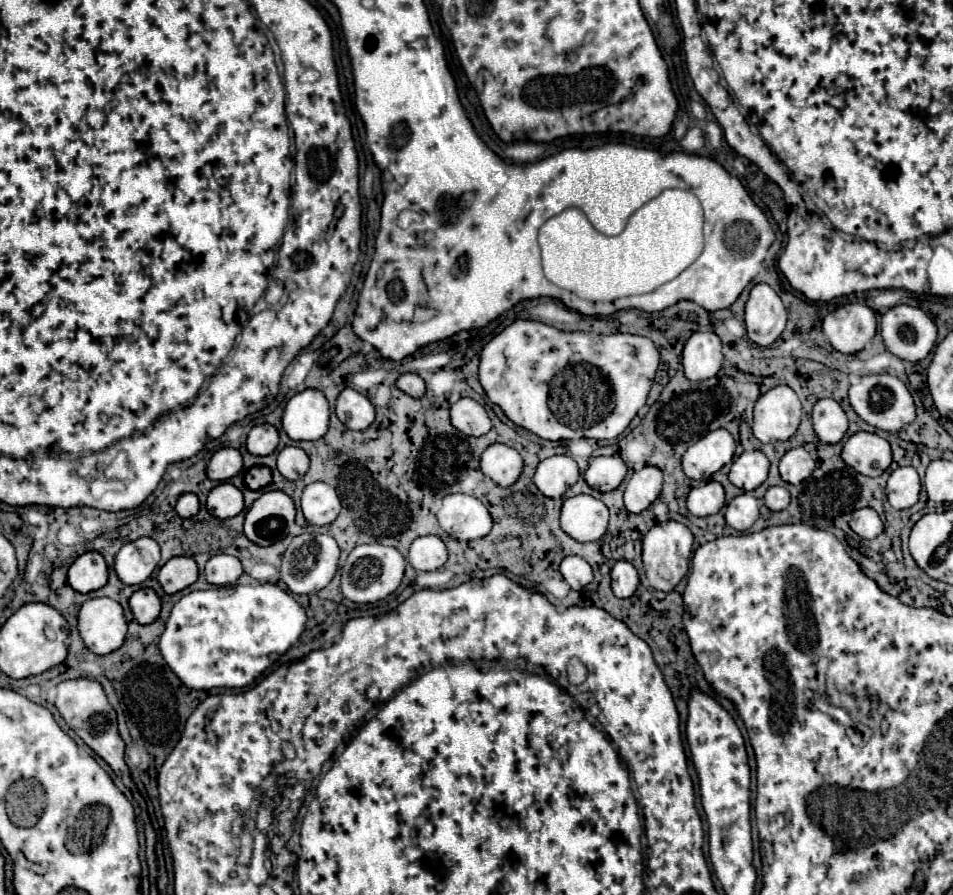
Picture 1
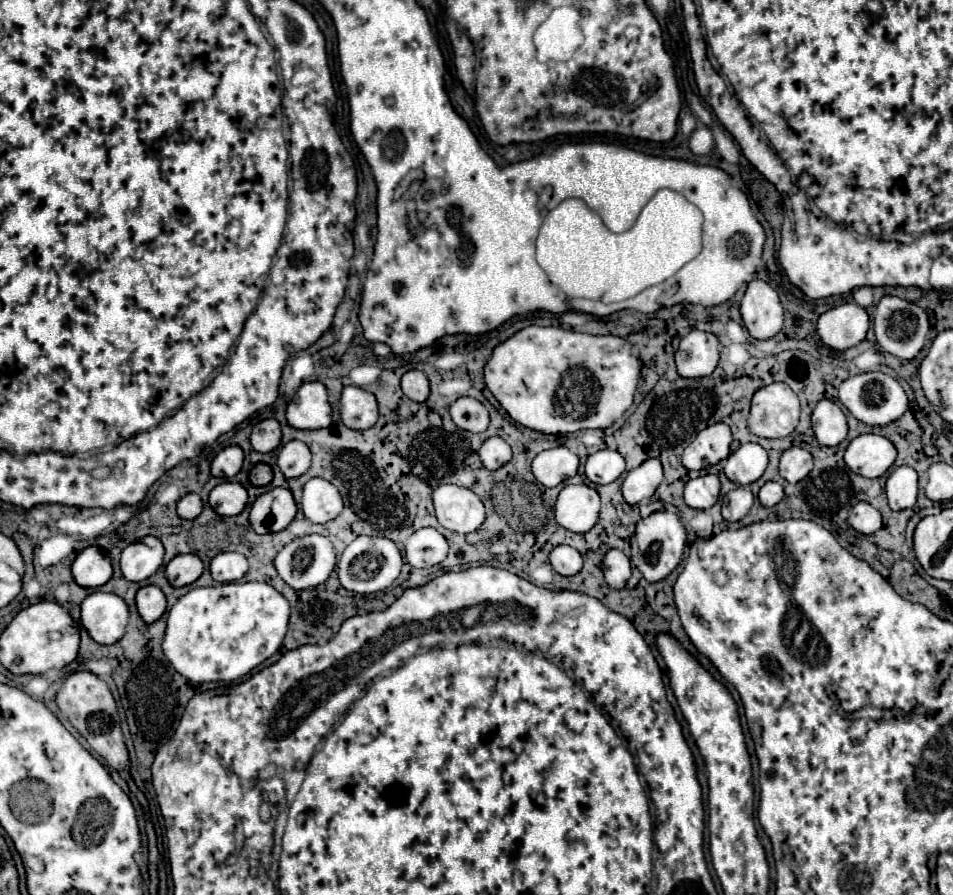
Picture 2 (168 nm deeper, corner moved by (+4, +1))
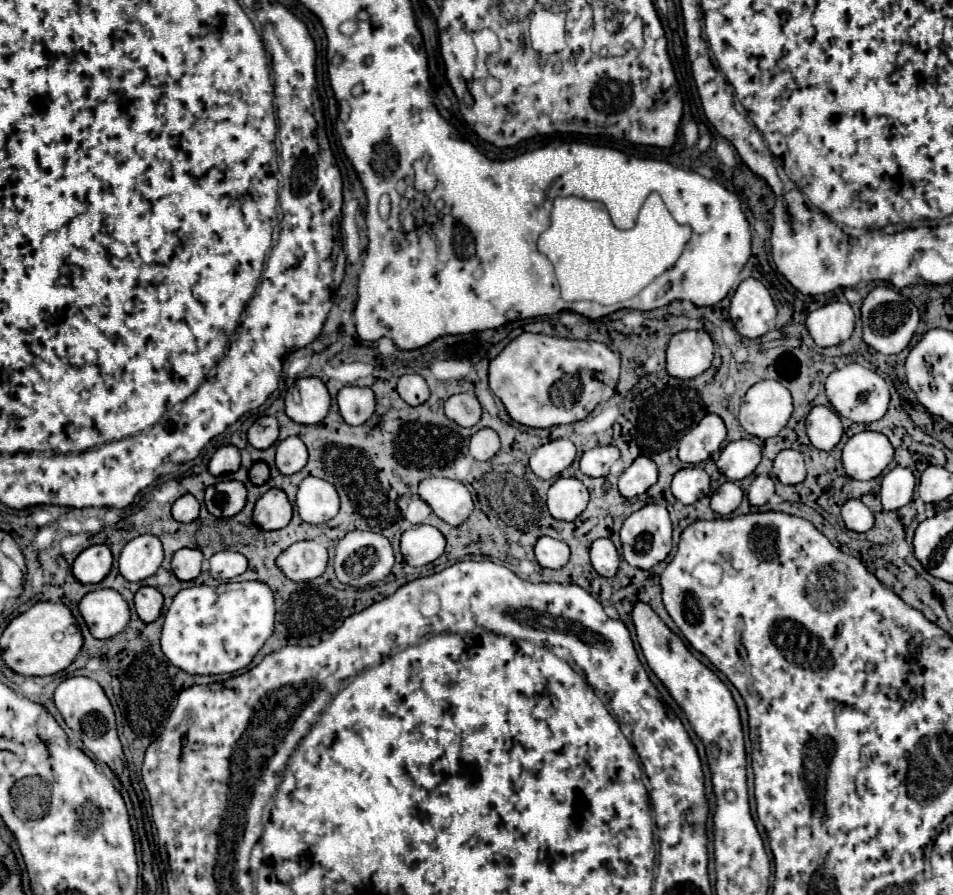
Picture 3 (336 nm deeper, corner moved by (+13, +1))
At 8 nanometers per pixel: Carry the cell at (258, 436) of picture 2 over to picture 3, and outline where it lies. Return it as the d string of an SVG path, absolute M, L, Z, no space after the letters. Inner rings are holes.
M262 416L248 428L248 442L258 450L270 448L278 440L278 422L274 416Z

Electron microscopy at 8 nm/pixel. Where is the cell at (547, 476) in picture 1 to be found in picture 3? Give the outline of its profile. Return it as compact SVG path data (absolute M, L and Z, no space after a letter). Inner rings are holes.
M552 440L530 456L530 468L538 478L552 480L572 464L574 456L576 446L570 440Z

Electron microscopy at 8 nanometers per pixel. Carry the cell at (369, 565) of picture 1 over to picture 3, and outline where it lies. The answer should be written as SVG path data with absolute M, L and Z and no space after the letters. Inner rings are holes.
M354 530L354 532L348 532L336 546L334 572L342 584L348 584L354 588L366 588L374 582L384 580L390 574L392 566L394 566L394 552L388 538L384 538L382 534Z

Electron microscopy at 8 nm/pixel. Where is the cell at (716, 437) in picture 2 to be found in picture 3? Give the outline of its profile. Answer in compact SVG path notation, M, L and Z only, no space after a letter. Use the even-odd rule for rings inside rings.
M708 414L696 428L692 428L680 440L678 458L686 464L700 464L720 450L724 438L726 438L726 428L722 418L716 414Z

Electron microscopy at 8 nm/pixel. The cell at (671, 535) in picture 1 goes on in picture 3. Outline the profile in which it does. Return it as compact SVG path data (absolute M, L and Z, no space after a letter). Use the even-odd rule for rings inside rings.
M648 504L638 512L630 514L620 530L620 542L622 542L624 560L634 568L650 570L658 562L666 560L672 550L672 524L668 518L668 510L660 504Z

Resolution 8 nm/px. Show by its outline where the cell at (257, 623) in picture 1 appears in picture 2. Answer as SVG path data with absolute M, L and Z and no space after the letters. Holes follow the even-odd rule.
M233 582L215 588L195 588L187 592L169 610L167 632L163 640L163 652L179 674L191 682L233 682L247 676L263 660L273 656L285 638L289 622L289 602L273 586L261 582Z

